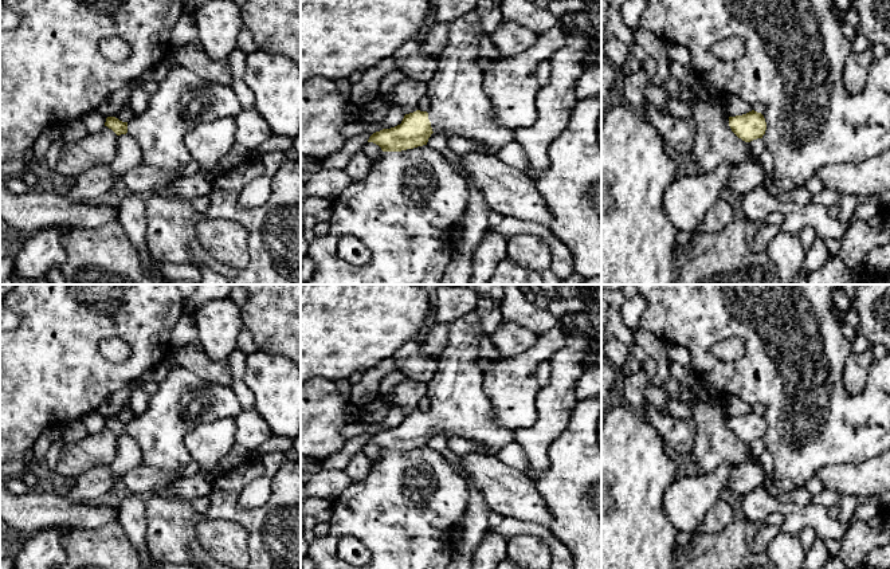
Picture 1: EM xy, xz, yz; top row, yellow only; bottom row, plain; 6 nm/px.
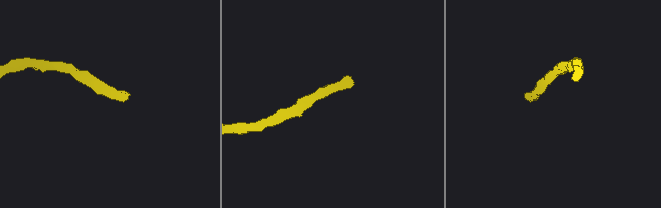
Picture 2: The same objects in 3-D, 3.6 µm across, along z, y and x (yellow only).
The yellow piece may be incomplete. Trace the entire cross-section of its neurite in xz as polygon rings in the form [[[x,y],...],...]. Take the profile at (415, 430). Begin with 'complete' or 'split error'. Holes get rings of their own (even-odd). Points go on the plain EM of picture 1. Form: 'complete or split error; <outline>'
split error; [[[477,311],[448,323],[448,344],[438,360],[436,373],[427,382],[430,411],[416,411],[405,415],[400,425],[373,433],[368,443],[379,446],[383,452],[401,452],[427,446],[431,435],[438,431],[448,432],[497,451],[501,451],[509,443],[514,443],[515,432],[509,432],[497,423],[494,407],[483,392],[483,370],[478,361],[482,358],[479,344],[486,335],[481,329]]]

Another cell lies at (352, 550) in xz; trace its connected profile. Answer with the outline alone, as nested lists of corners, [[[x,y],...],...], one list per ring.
[[[344,537],[340,541],[338,556],[354,566],[362,566],[372,561],[370,550],[354,537]]]

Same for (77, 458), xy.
[[[105,427],[99,433],[64,444],[55,468],[77,479],[94,467],[110,466],[117,458],[117,443],[118,436]]]

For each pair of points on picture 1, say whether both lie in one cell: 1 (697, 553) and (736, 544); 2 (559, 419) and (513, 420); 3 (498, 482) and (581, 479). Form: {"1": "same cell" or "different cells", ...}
{"1": "same cell", "2": "different cells", "3": "different cells"}

